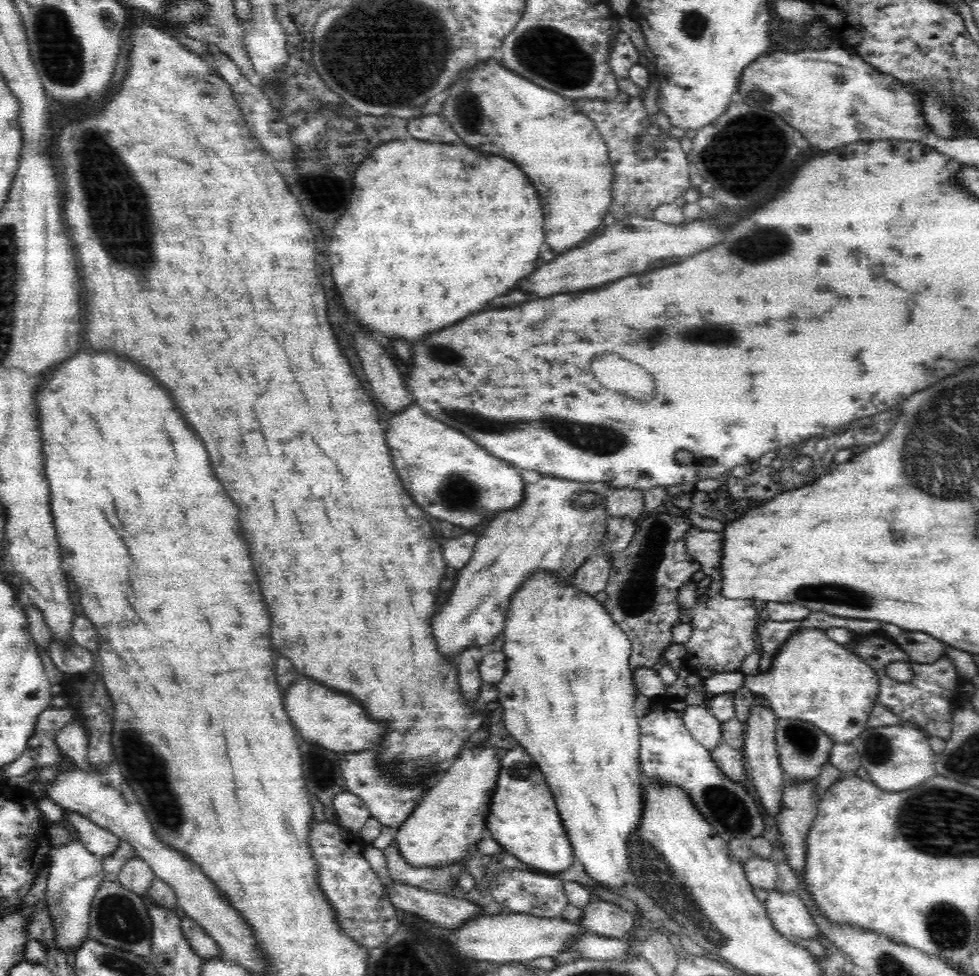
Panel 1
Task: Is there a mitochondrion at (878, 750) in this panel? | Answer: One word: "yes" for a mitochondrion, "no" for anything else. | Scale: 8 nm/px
yes

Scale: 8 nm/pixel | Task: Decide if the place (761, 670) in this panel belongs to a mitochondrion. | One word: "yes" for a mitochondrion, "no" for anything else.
no

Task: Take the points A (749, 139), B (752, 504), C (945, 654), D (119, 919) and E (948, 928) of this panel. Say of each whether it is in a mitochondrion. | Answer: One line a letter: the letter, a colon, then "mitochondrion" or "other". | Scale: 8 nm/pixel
A: mitochondrion
B: other
C: other
D: mitochondrion
E: mitochondrion

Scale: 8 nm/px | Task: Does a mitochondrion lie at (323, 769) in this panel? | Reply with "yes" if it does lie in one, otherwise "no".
yes

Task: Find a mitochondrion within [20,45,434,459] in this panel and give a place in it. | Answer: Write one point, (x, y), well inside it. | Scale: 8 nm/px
(128, 238)

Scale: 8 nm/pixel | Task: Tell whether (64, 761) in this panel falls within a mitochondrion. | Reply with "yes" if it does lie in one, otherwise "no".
no

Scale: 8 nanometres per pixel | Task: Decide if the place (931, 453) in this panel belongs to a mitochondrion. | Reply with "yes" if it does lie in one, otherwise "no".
yes

